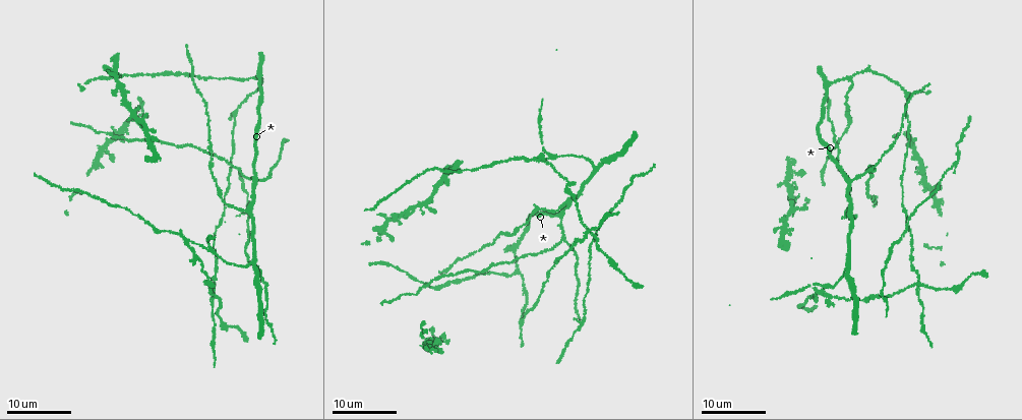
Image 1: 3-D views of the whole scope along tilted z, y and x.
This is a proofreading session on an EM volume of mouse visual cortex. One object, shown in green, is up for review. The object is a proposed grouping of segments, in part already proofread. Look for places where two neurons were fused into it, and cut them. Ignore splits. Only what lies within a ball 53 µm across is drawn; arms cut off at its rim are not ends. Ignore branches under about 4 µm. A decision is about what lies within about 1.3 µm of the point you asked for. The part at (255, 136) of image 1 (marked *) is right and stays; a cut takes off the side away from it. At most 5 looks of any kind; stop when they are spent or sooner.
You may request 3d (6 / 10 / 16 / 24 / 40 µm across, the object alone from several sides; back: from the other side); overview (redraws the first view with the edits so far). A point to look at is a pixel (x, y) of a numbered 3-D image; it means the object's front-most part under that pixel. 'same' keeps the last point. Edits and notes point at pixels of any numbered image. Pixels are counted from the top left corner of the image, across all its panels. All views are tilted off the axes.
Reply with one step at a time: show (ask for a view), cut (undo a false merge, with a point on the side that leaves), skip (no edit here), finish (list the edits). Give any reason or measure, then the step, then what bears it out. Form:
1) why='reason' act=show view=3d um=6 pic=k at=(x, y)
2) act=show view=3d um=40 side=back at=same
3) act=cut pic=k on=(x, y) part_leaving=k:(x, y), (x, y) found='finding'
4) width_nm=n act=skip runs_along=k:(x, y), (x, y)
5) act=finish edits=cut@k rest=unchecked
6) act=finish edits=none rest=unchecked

why='small branch off a trunk' act=show view=3d um=16 pic=1 at=(869, 170)

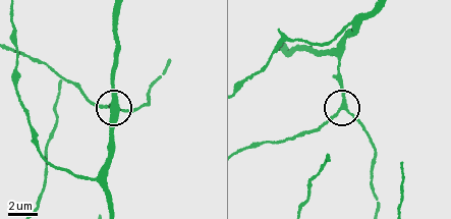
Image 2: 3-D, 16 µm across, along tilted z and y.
act=show view=3d um=10 pic=2 at=(344, 108)

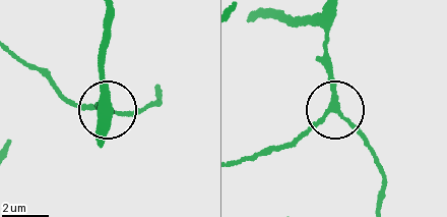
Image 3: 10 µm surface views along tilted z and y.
act=skip runs_along=3:(279, 12), (325, 30), (334, 105), (365, 138), (373, 158) found='one neuron here'

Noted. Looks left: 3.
why='arms part here' act=show view=3d um=16 pic=1 at=(595, 166)

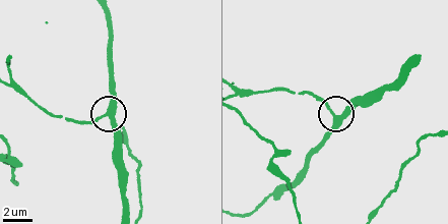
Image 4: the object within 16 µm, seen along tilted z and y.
why='closer look' act=show view=3d um=6 pic=4 at=(110, 116)

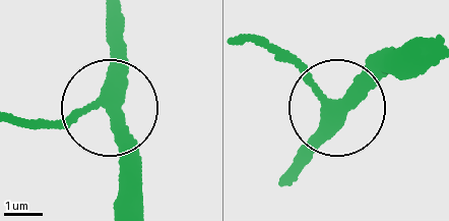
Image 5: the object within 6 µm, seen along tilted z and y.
width_nm=320 act=skip runs_along=5:(108, 15), (108, 109), (78, 108), (49, 127) found='one neuron here'

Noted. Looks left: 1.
act=finish edits=none rest=unchecked

